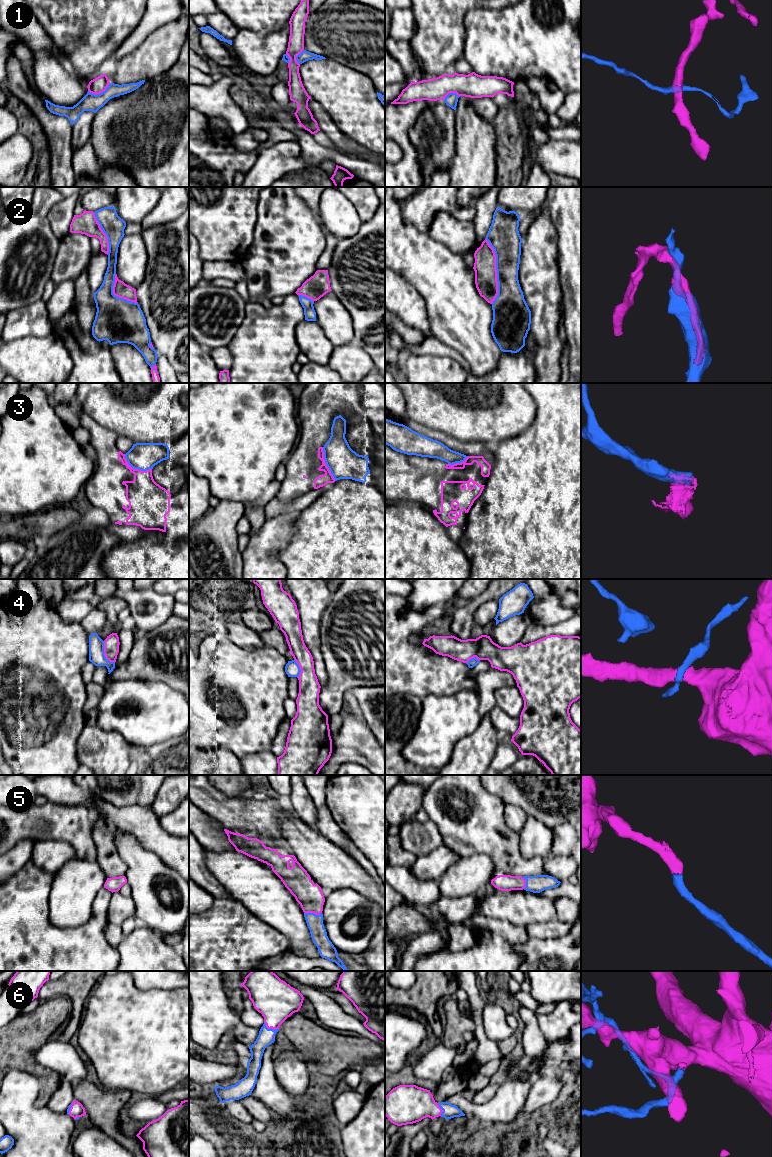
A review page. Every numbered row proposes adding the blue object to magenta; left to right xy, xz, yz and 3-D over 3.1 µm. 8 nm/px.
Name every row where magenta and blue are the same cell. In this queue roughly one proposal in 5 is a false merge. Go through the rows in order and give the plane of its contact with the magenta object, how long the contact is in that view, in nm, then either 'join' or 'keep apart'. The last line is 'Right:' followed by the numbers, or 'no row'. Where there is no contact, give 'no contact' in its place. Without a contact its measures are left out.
1: xy | 200 nm | keep apart
2: yz | 550 nm | keep apart
3: xz | 300 nm | keep apart
4: xy | 200 nm | keep apart
5: xz | 140 nm | join
6: xz | 130 nm | join
Right: 5, 6

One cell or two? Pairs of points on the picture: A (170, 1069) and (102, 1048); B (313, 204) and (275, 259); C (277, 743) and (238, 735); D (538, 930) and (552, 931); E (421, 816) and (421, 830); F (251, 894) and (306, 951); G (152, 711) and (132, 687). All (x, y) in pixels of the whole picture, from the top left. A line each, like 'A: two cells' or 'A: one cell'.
A: one cell
B: two cells
C: two cells
D: one cell
E: two cells
F: one cell
G: one cell

